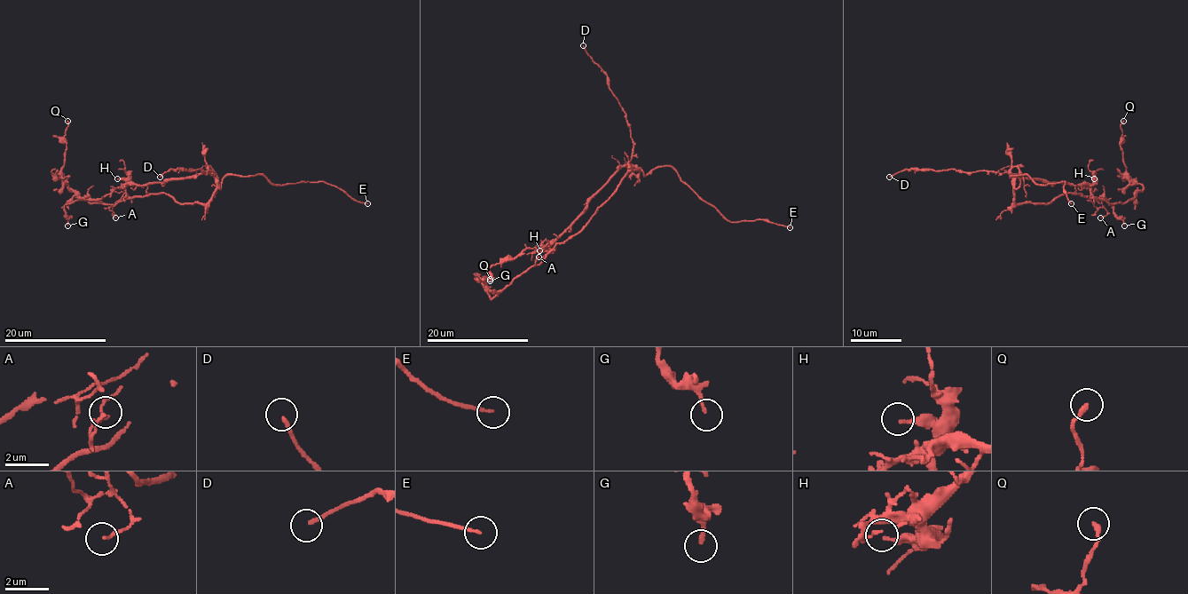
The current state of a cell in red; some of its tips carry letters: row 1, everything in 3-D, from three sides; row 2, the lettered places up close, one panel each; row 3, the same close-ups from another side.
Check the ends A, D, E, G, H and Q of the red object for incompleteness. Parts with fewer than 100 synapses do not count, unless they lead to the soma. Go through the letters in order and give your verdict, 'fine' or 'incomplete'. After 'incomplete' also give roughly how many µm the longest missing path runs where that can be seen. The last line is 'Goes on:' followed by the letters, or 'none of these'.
A: fine
D: fine
E: incomplete | 7 µm
G: fine
H: fine
Q: fine
Goes on: E

